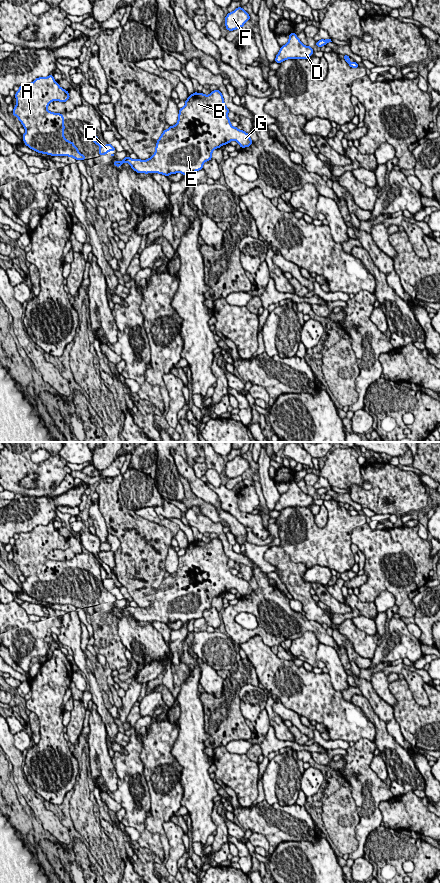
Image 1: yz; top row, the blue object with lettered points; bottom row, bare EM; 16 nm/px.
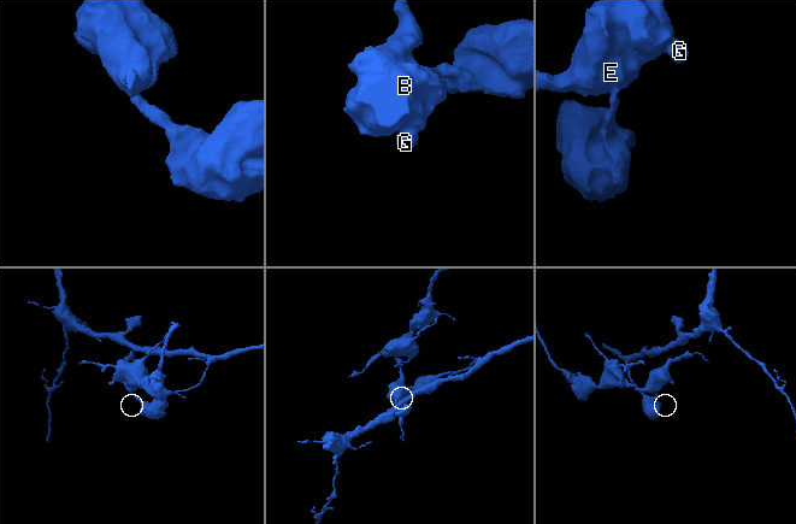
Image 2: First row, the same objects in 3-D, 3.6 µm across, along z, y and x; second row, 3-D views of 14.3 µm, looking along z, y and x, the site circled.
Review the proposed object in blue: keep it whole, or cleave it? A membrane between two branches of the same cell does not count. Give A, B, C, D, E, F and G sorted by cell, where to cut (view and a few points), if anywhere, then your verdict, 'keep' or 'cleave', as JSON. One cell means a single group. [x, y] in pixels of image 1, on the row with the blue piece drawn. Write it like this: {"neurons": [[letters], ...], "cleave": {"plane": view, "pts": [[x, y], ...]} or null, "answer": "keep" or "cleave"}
{"neurons": [["A", "B", "C", "D", "E", "G"], ["F"]], "cleave": {"plane": "yz", "pts": [[193, 171], [188, 173]]}, "answer": "cleave"}

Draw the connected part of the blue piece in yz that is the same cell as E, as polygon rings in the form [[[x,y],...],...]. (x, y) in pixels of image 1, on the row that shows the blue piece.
[[[219,90],[211,91],[209,95],[194,92],[185,101],[185,106],[179,109],[178,121],[174,126],[169,126],[163,130],[162,135],[157,140],[155,153],[147,160],[131,159],[125,157],[121,162],[115,161],[113,164],[120,167],[127,162],[137,173],[159,173],[165,176],[176,174],[189,174],[192,171],[203,169],[203,164],[210,161],[214,149],[235,140],[241,148],[249,147],[252,140],[248,133],[233,127],[228,118],[230,110],[224,103],[224,98]]]

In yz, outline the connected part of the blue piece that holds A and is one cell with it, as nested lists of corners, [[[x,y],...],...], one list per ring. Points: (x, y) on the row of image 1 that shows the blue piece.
[[[52,74],[20,85],[15,98],[17,104],[12,113],[26,130],[23,134],[26,146],[51,156],[69,156],[82,161],[86,159],[74,142],[65,138],[63,115],[47,110],[52,101],[66,102],[70,98],[69,92],[59,86]]]

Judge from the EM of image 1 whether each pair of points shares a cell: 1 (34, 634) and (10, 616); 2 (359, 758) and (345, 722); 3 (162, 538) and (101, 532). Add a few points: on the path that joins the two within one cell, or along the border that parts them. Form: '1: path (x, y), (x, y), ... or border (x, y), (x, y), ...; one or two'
1: path (28, 629), (23, 629), (16, 622); one
2: border (372, 741), (360, 738), (355, 742); two
3: border (99, 510), (109, 532); two

